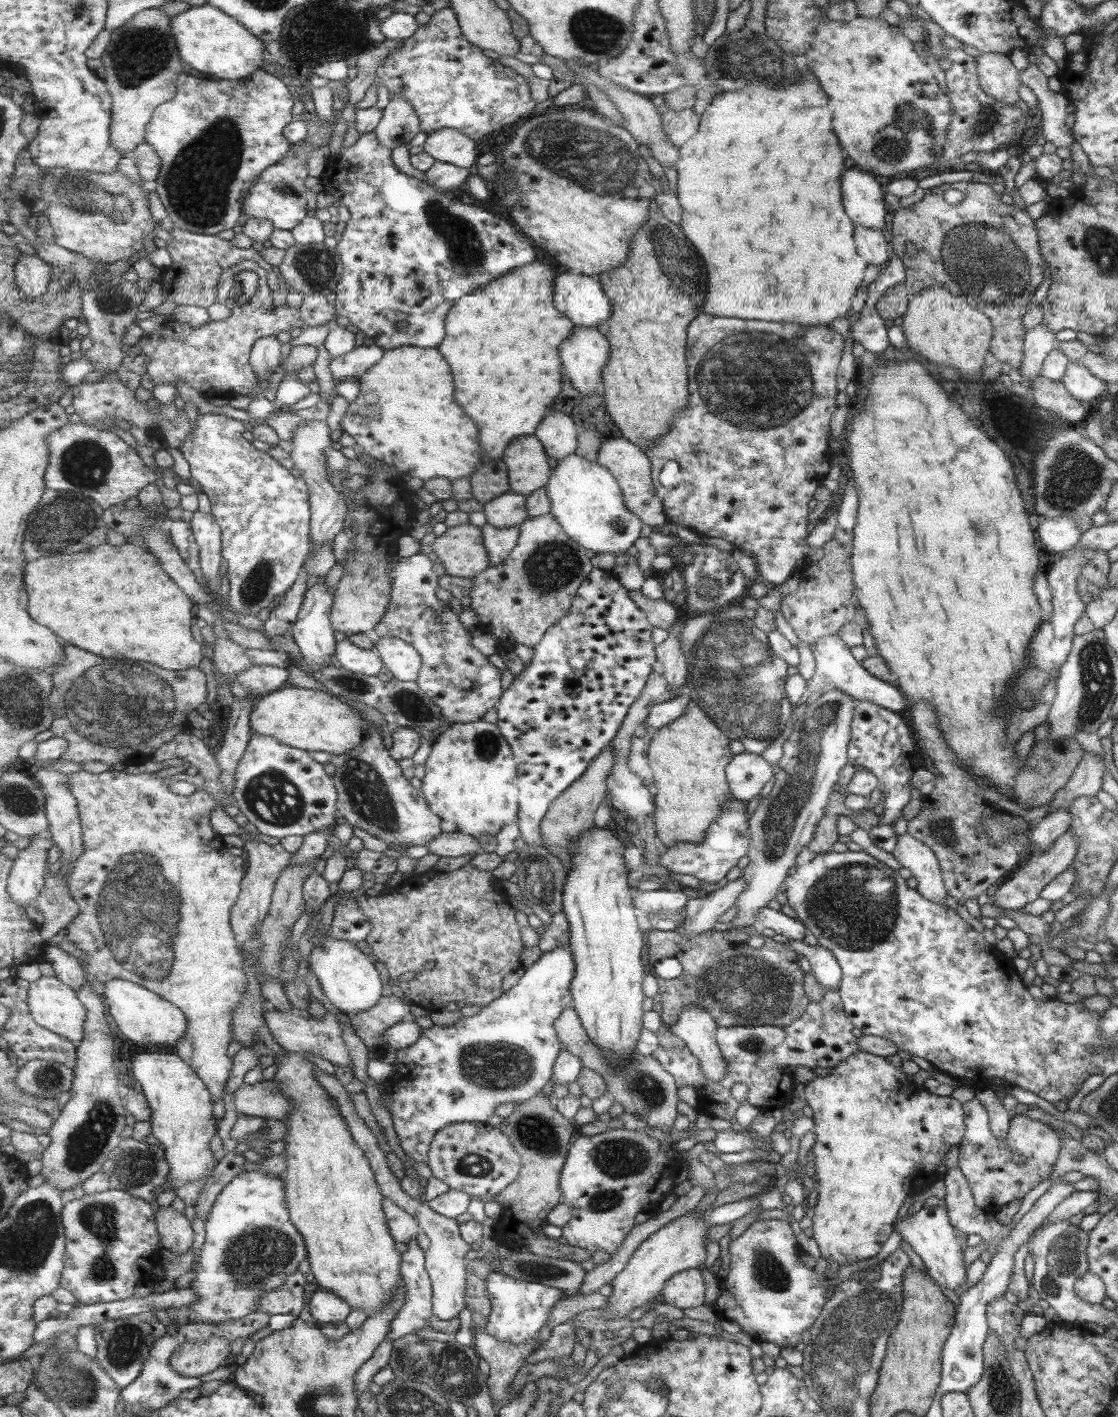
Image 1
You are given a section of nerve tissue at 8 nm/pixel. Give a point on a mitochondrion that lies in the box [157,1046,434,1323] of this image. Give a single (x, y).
(255, 1257)

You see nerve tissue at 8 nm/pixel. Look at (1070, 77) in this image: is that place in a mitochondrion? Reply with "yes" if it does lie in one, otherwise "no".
no

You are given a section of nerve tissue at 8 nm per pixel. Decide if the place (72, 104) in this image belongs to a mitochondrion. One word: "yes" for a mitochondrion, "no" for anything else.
no

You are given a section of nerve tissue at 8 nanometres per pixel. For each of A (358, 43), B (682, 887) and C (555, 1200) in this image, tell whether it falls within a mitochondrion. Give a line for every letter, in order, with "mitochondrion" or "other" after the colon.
A: other
B: other
C: other

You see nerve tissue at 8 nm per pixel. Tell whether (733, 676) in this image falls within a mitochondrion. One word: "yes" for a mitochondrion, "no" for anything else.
yes

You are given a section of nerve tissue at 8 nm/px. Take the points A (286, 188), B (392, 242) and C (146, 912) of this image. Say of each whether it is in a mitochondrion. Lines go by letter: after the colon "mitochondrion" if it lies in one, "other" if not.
A: mitochondrion
B: other
C: mitochondrion

